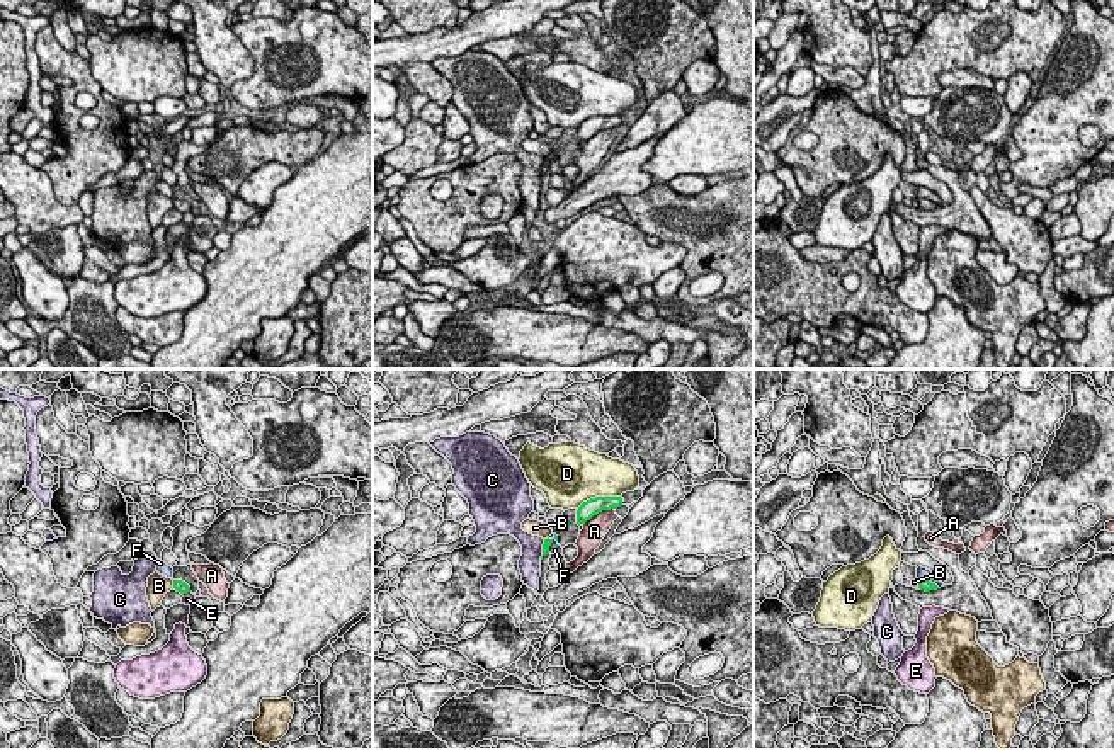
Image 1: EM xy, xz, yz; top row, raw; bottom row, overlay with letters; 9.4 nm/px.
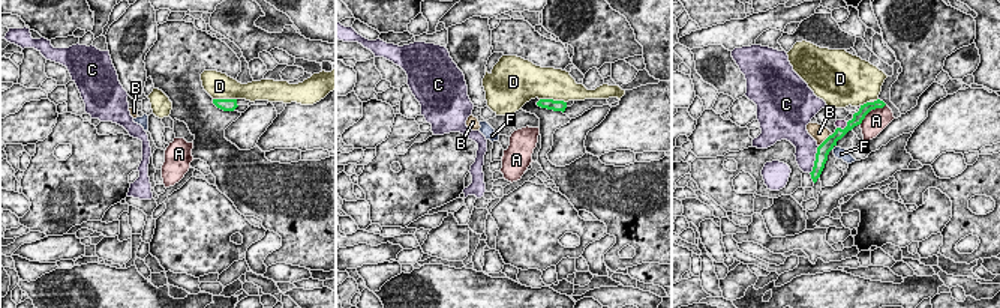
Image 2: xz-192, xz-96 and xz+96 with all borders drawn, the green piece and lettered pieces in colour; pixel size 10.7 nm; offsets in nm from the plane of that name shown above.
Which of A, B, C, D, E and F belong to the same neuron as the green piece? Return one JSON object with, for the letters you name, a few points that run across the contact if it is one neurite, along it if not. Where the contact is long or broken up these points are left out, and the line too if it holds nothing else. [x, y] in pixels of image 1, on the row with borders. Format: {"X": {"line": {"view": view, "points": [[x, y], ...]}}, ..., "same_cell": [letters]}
{"same_cell": []}

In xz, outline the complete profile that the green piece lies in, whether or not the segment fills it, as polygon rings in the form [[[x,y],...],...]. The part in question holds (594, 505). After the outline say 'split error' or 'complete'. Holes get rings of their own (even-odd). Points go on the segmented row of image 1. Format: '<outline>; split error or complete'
[[[595,497],[587,502],[583,502],[577,510],[577,524],[585,524],[594,515],[597,515],[602,510],[617,509],[622,505],[621,497]]]; complete

